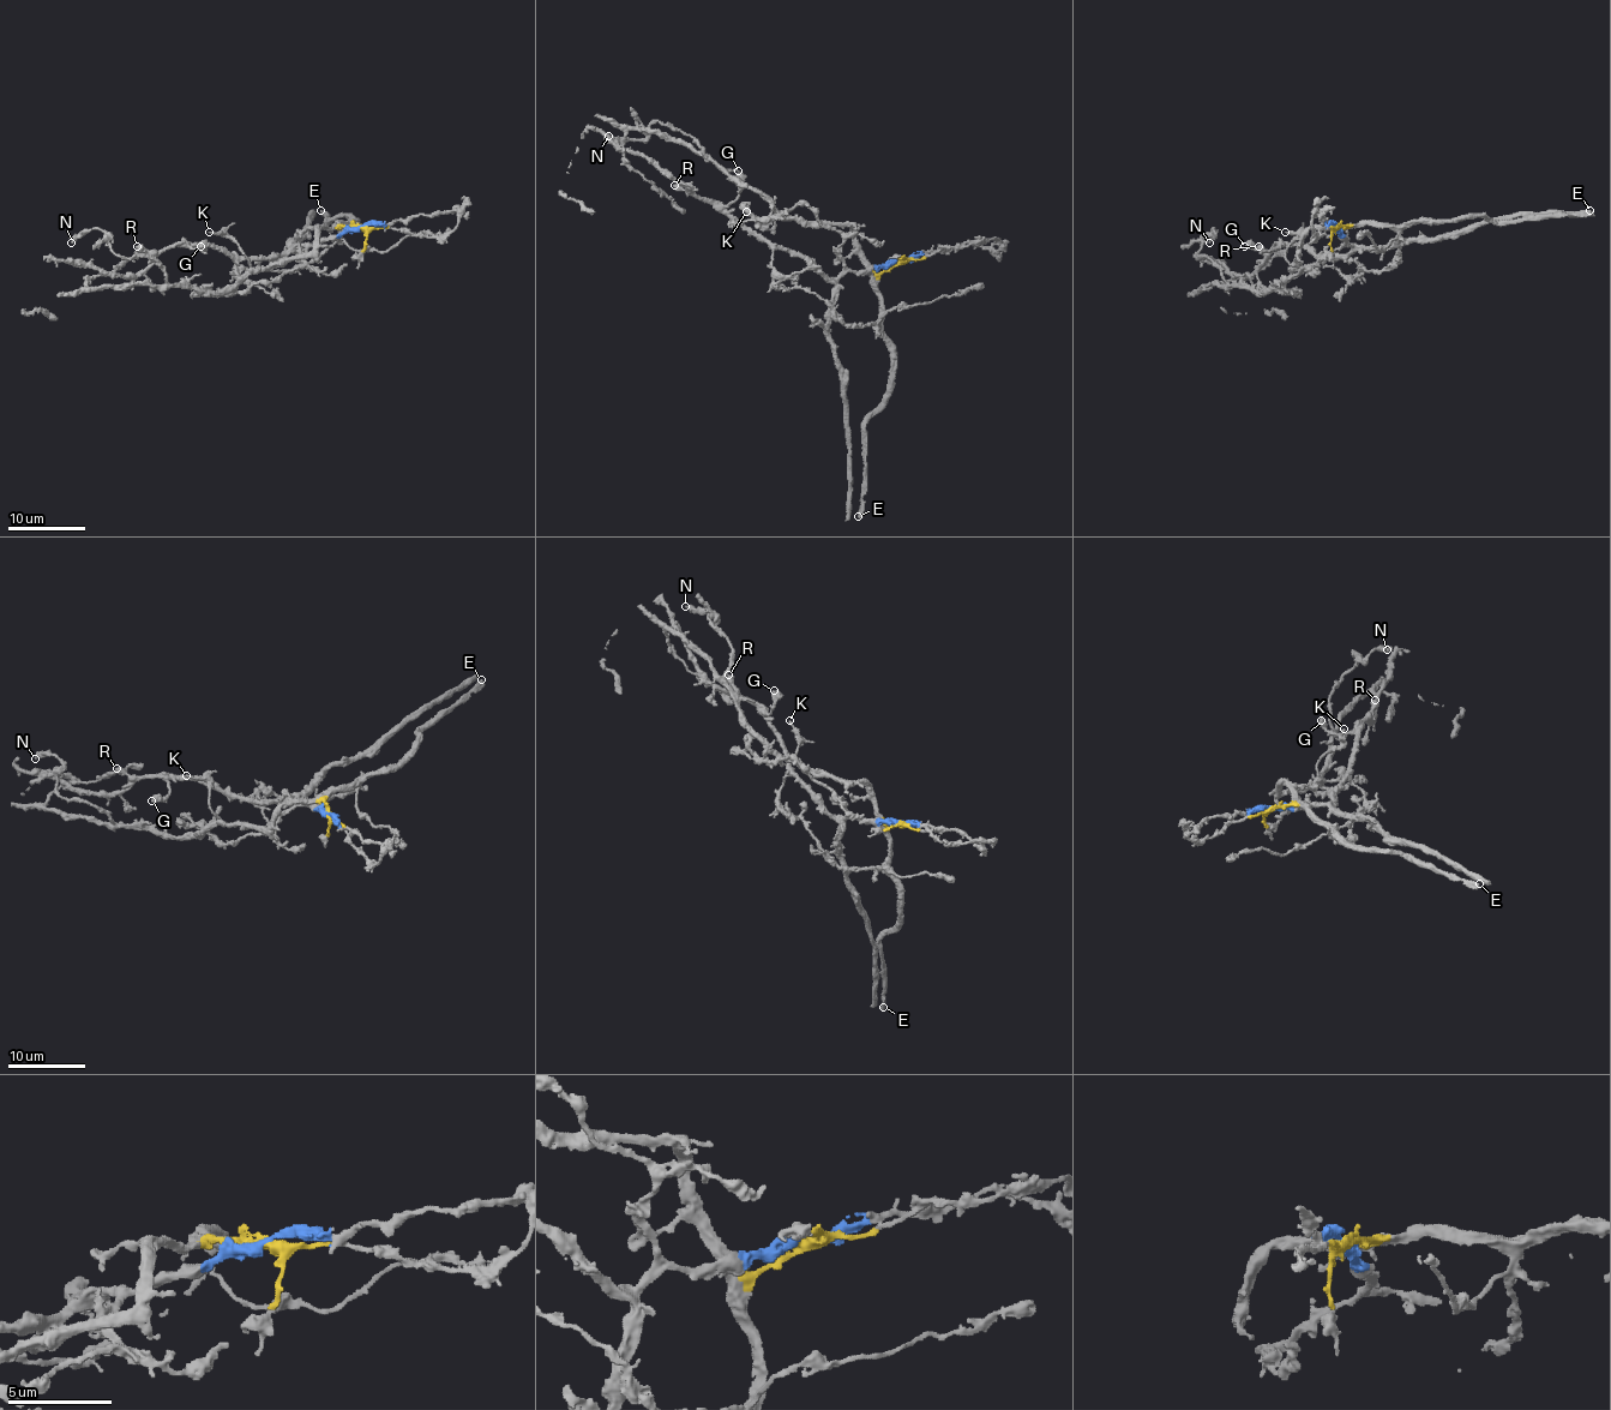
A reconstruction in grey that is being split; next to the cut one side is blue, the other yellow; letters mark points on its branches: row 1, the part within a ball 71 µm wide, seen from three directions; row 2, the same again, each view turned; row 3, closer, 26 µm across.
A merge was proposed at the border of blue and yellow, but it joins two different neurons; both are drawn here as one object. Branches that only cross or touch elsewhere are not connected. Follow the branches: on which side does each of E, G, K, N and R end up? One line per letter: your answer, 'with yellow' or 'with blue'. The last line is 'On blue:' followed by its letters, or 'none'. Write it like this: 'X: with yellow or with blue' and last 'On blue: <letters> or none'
E: with yellow
G: with blue
K: with yellow
N: with yellow
R: with blue
On blue: G, R

